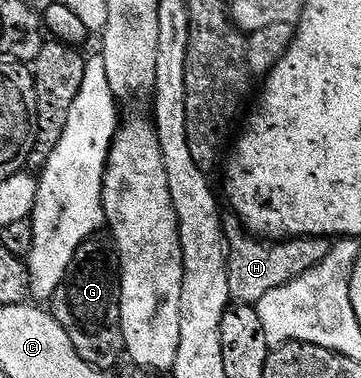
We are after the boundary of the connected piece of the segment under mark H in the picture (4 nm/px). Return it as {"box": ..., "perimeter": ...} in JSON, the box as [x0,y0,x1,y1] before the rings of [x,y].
{"box":[224,219,331,305],"perimeter":[[[240,219],[224,220],[229,245],[229,294],[237,303],[255,305],[271,289],[287,285],[295,277],[315,269],[327,257],[331,243],[325,237],[294,237],[284,241],[262,241],[245,230]]]}

